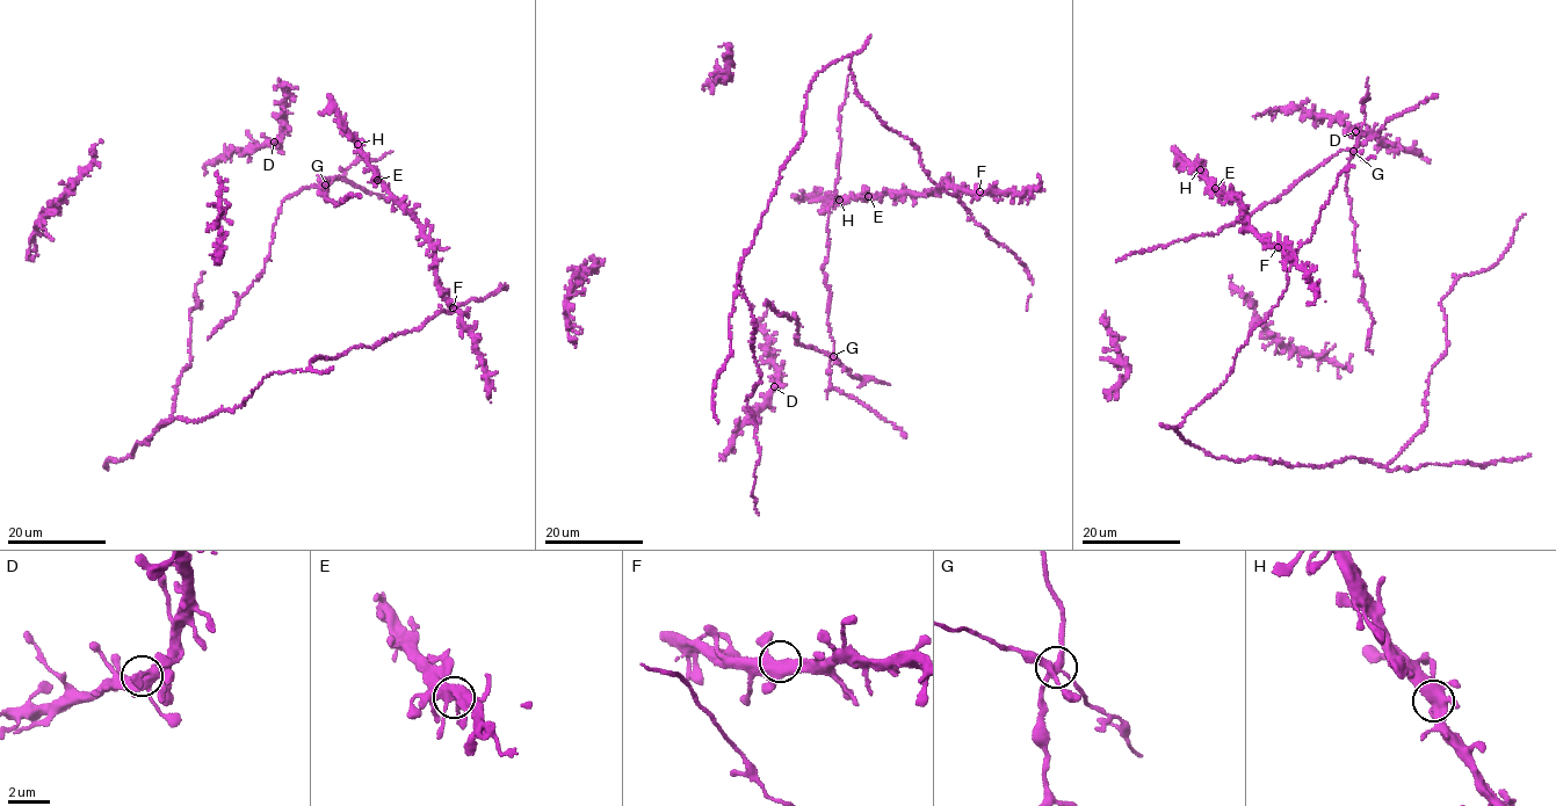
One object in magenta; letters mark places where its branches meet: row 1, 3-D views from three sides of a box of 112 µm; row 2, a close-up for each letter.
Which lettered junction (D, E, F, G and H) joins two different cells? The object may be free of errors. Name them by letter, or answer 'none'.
G

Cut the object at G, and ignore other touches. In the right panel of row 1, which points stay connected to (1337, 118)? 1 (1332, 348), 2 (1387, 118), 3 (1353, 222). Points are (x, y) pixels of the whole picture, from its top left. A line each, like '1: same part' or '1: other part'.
1: same part
2: same part
3: other part

